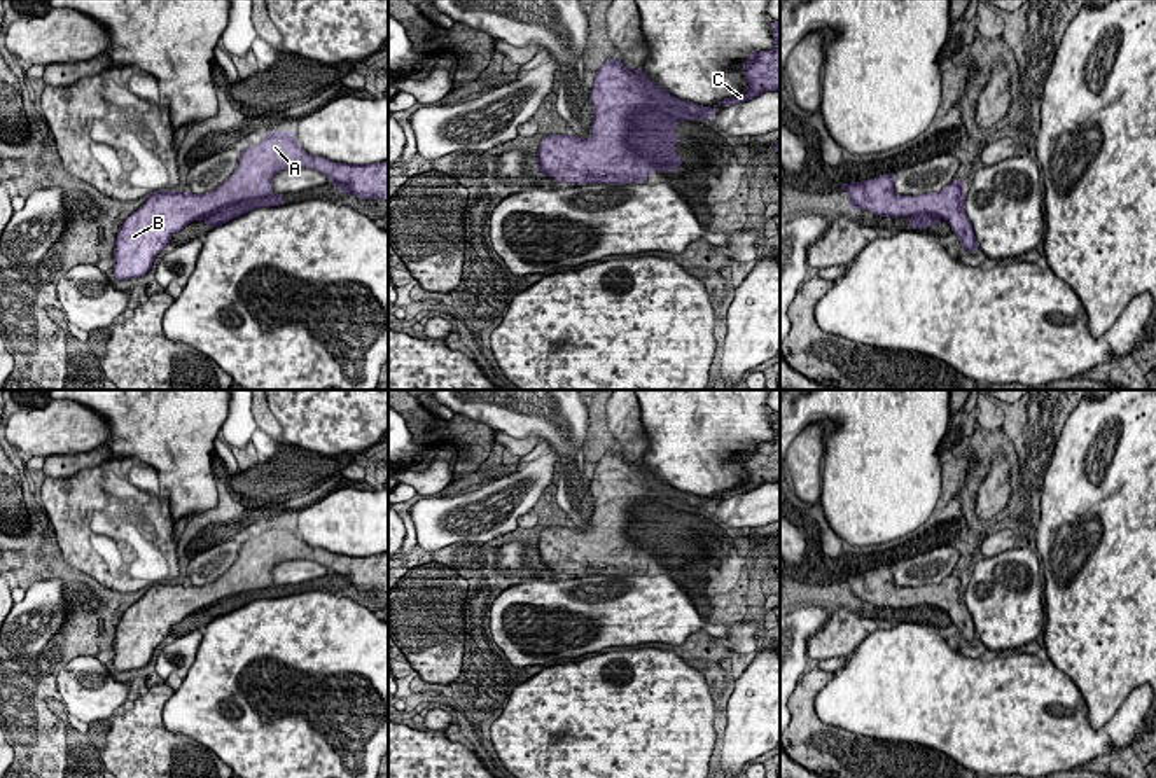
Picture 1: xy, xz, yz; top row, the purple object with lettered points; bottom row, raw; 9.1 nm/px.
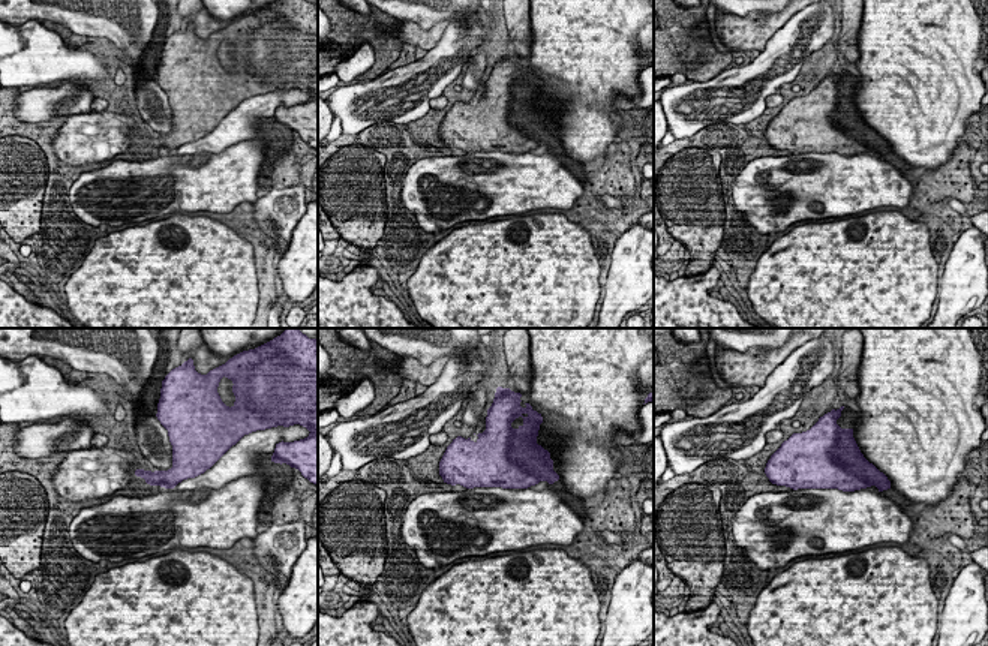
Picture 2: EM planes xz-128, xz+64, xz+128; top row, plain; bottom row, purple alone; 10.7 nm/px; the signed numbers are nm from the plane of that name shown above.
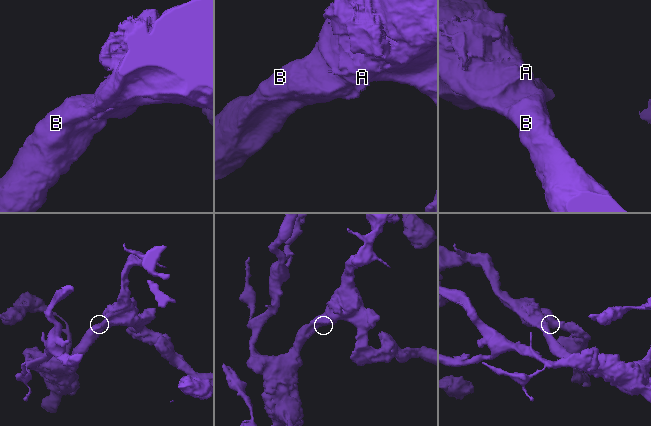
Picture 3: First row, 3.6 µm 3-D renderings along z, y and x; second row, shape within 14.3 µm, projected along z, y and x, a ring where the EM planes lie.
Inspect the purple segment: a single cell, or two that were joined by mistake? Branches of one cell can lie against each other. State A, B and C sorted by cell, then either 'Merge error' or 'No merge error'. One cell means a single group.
Groups: A B C. No merge error

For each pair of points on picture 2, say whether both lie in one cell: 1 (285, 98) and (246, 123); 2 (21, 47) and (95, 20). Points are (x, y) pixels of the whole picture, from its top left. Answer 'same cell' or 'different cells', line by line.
1: same cell
2: different cells

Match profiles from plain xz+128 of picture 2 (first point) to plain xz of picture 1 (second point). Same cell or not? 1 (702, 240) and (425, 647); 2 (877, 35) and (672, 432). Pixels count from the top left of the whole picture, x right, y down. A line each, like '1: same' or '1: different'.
1: same
2: same

